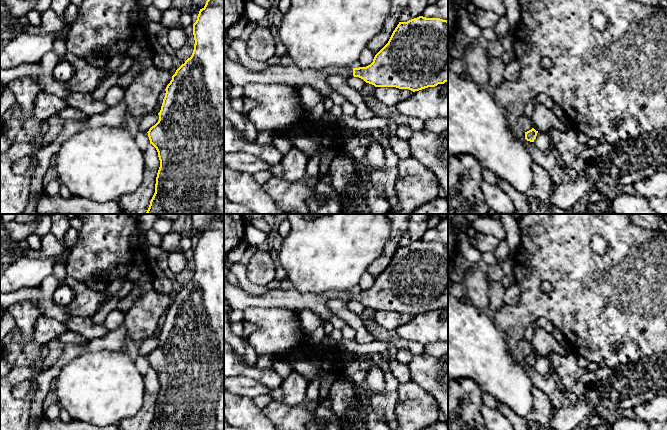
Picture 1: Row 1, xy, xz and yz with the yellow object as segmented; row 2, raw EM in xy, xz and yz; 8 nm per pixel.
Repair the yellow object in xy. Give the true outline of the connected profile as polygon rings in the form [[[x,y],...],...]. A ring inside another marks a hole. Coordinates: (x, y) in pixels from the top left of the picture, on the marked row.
[[[224,0],[206,1],[193,24],[193,35],[195,40],[193,53],[172,76],[165,89],[165,97],[158,113],[159,120],[147,132],[150,144],[158,152],[160,167],[156,177],[155,193],[146,214],[224,214]]]

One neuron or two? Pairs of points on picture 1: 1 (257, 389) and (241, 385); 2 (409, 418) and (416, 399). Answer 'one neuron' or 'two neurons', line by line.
1: one neuron
2: one neuron

